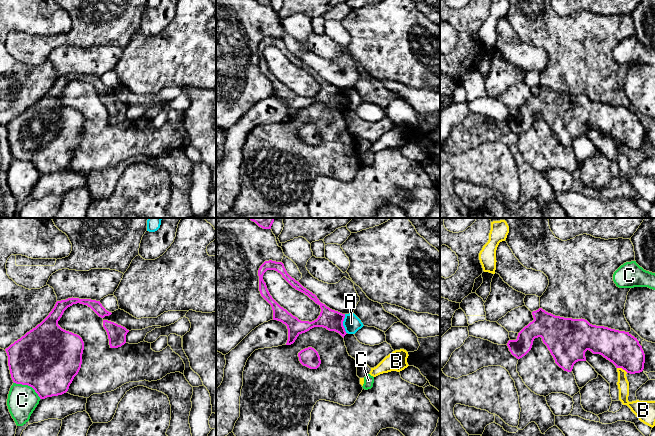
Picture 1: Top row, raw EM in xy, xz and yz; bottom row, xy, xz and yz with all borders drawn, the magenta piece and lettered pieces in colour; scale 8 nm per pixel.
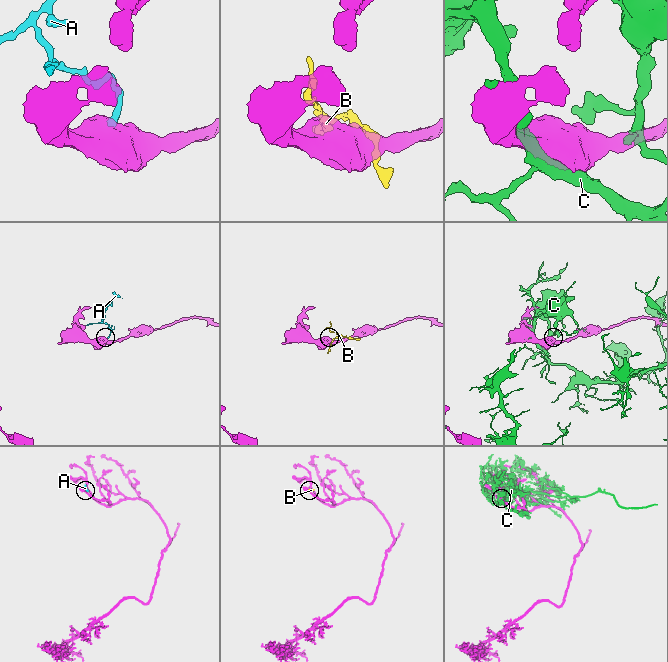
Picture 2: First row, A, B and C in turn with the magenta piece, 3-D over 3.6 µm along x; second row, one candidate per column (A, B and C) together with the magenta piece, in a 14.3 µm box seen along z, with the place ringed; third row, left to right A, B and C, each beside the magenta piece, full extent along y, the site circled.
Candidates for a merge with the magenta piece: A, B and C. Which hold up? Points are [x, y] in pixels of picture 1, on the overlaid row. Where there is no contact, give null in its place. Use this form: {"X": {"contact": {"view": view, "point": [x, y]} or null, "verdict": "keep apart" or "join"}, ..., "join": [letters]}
{"A": {"contact": {"view": "xz", "point": [342, 324]}, "verdict": "keep apart"}, "B": {"contact": {"view": "yz", "point": [622, 368]}, "verdict": "keep apart"}, "C": {"contact": {"view": "xy", "point": [29, 385]}, "verdict": "keep apart"}, "join": []}

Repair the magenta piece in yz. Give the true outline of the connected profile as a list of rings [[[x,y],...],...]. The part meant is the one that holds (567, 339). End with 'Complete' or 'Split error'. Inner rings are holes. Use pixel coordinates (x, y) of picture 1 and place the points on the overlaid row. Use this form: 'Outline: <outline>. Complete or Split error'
Outline: [[[542,308],[532,315],[534,320],[518,333],[516,340],[507,343],[517,359],[531,350],[535,338],[541,337],[555,363],[567,372],[572,371],[576,362],[586,361],[587,350],[602,355],[627,373],[640,373],[644,369],[642,346],[629,332],[592,325],[582,318],[555,316]]]. Complete

